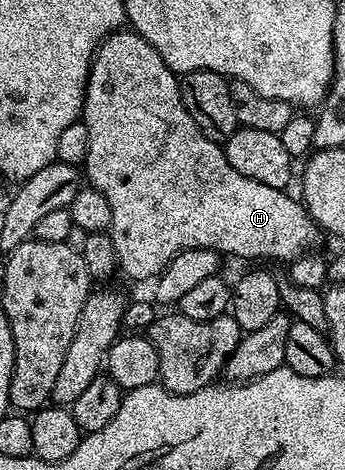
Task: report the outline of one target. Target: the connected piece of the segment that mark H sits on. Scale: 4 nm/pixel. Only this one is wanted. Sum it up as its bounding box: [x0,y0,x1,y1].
[81,28,321,279]

